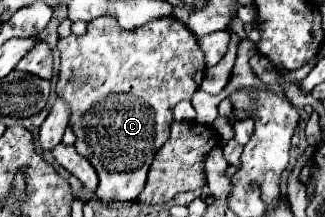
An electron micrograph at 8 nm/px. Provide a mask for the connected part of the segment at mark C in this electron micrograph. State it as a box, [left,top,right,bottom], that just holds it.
[57,17,205,201]

